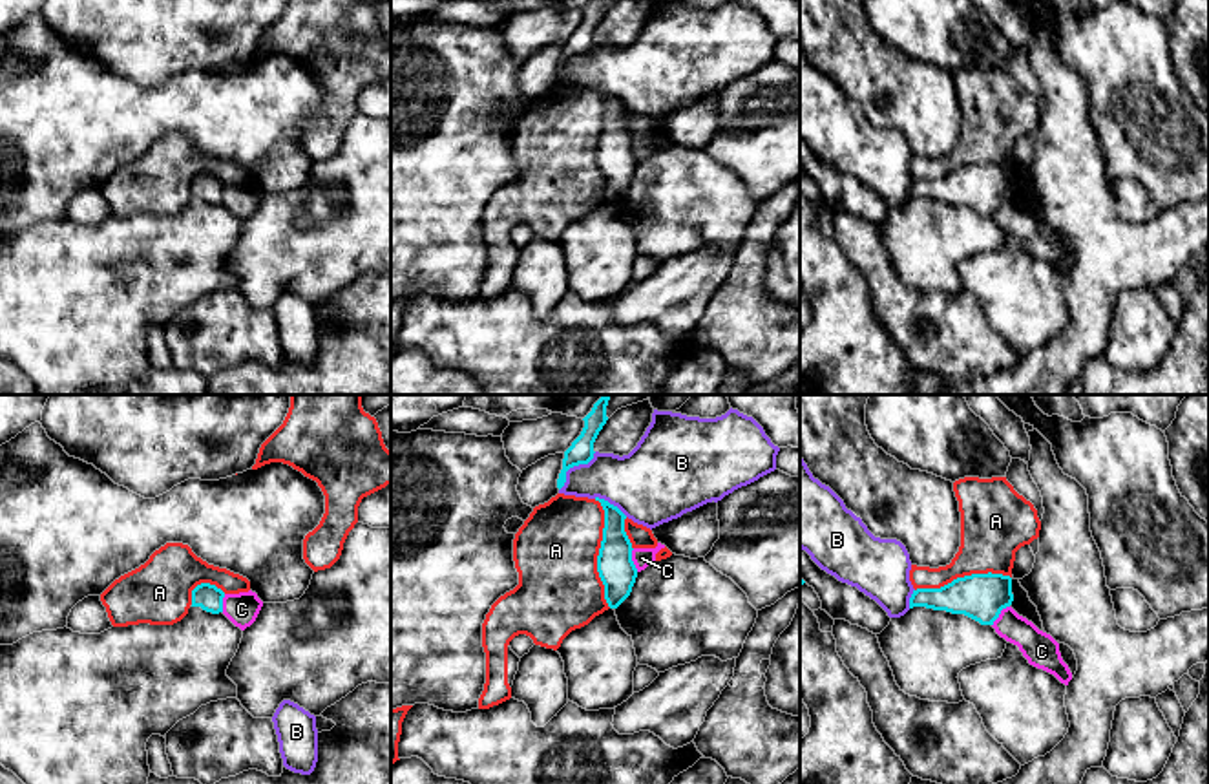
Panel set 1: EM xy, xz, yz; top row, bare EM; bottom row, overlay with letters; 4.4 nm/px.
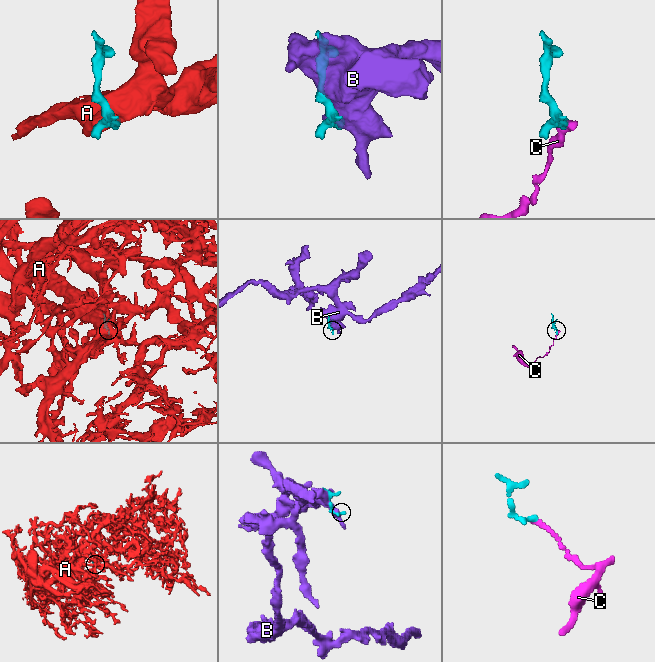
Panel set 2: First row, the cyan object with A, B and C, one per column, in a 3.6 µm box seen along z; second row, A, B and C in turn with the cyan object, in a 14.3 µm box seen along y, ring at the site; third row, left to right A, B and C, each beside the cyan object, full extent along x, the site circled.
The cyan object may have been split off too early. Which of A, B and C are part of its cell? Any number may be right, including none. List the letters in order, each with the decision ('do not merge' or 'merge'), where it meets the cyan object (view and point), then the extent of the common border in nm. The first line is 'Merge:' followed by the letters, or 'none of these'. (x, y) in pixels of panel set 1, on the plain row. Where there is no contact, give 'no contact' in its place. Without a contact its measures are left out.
Merge: none of these
A: do not merge; meets cyan in xz at (599, 143); contact 480 nm long
B: do not merge; meets cyan in xz at (572, 57); contact 240 nm long
C: do not merge; meets cyan in xz at (630, 150); contact 110 nm long

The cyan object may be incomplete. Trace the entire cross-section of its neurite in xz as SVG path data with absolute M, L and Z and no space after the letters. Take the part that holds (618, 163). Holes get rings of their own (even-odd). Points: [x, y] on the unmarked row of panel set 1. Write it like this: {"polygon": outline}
{"polygon": "M595 88L604 101L603 132L597 146L597 163L604 175L604 190L617 199L632 183L637 159L632 152L632 133L625 122L626 106L604 90Z"}

